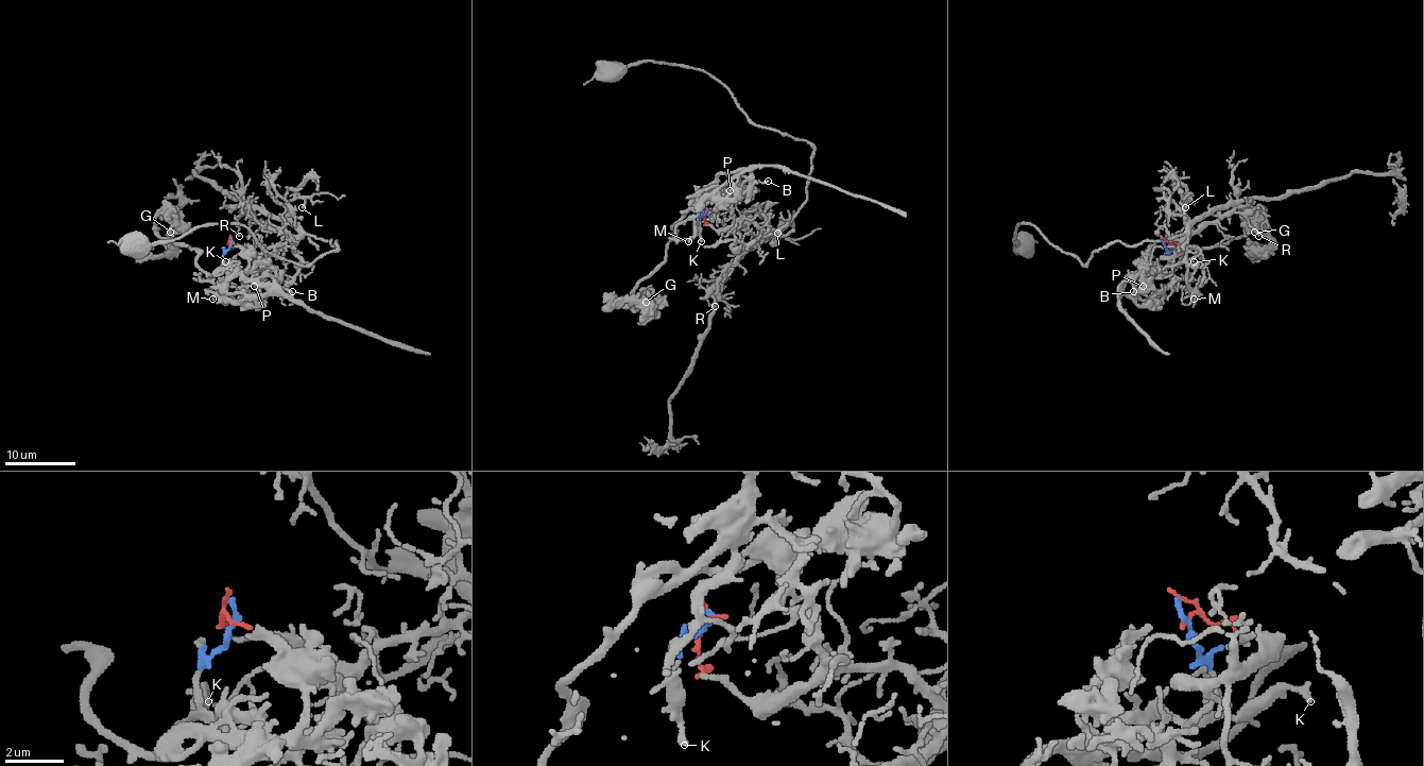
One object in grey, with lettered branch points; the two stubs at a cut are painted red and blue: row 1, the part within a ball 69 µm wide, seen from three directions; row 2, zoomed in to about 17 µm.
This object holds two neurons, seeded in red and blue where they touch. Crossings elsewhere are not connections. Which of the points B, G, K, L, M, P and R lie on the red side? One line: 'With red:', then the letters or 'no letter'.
With red: L, R

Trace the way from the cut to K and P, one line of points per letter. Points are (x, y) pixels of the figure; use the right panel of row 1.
K: (1163, 243), (1170, 264), (1182, 264), (1189, 258), (1193, 262)
P: (1163, 243), (1168, 260), (1165, 266), (1146, 266), (1141, 271), (1146, 279), (1144, 287)

